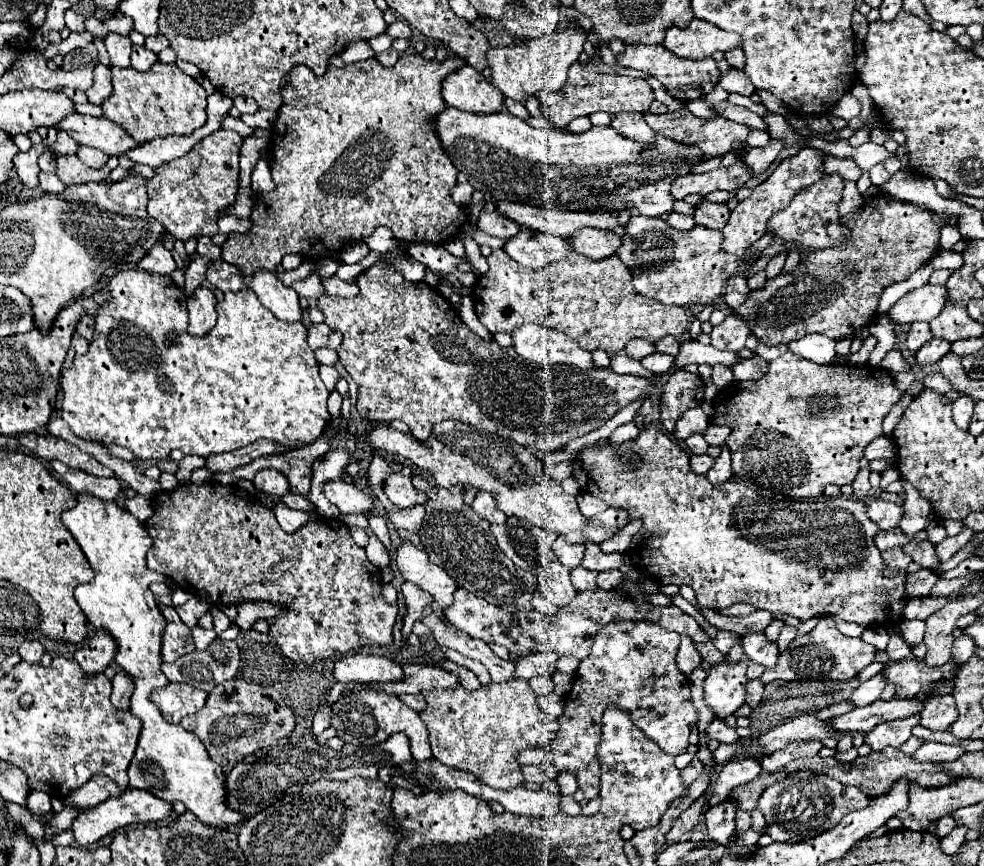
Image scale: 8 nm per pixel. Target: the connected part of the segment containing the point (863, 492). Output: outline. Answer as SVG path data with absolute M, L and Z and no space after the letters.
M860 469L854 483L852 483L852 489L854 489L854 499L862 499L862 497L868 497L870 495L870 481L868 481L868 475L870 475L870 469Z

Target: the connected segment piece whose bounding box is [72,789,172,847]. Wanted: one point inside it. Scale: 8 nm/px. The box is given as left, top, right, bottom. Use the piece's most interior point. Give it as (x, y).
(134, 806)

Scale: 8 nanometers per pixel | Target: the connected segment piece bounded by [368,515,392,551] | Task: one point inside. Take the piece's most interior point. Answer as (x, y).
(378, 524)

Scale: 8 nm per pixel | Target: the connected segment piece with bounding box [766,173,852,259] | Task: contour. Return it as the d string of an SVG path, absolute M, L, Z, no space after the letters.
M830 173L820 181L816 181L814 185L796 193L786 209L776 211L768 219L768 231L766 231L766 233L772 233L774 239L782 239L782 251L778 251L776 255L782 255L782 253L788 255L790 249L798 249L800 259L806 259L808 255L822 249L848 245L852 239L852 231L848 225L840 221L840 215L838 215L842 191L844 191L844 177L838 173Z

